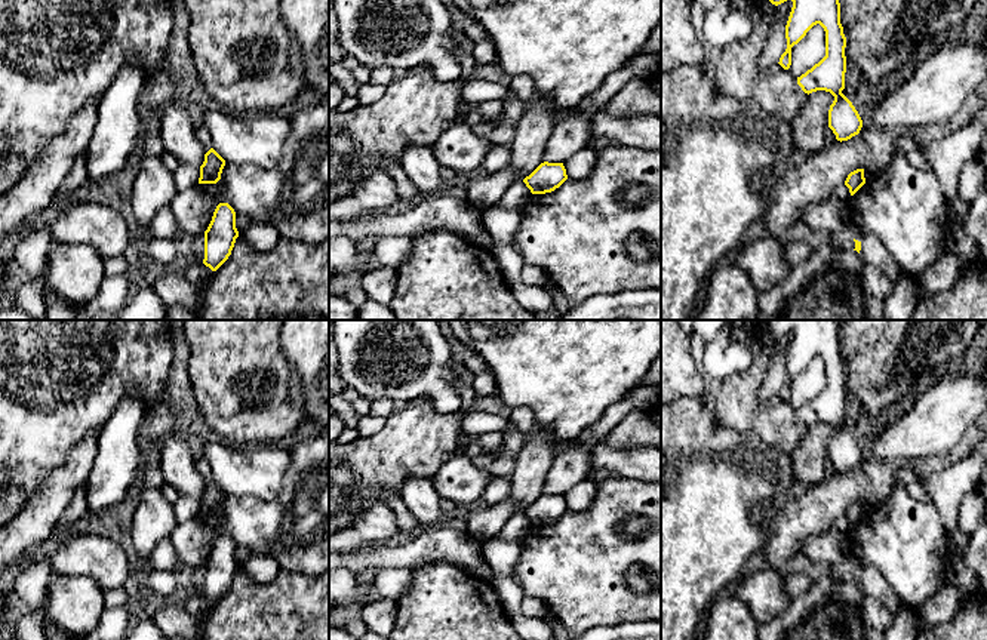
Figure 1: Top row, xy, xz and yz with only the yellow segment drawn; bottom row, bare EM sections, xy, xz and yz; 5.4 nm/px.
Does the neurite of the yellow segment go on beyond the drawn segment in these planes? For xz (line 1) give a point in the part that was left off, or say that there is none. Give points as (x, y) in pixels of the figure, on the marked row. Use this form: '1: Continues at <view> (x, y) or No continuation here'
1: No continuation here

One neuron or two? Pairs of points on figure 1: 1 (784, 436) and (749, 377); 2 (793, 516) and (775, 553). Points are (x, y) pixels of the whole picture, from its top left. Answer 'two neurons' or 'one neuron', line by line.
1: one neuron
2: one neuron

